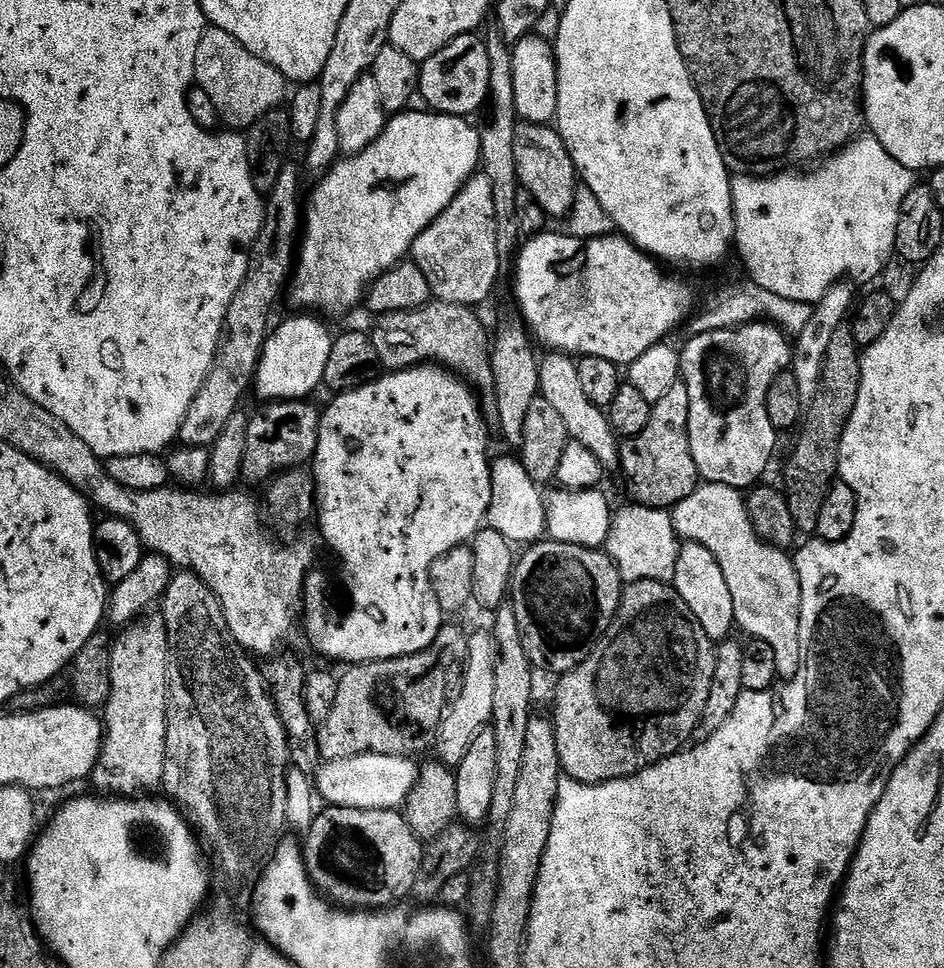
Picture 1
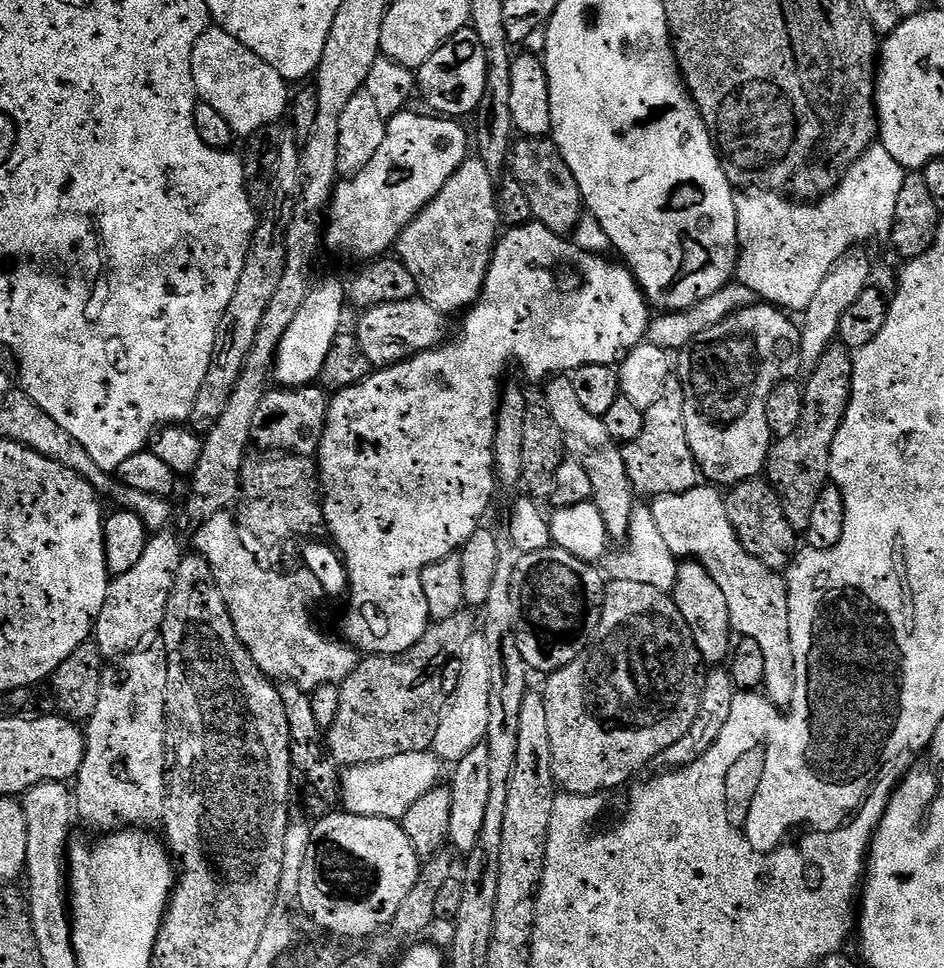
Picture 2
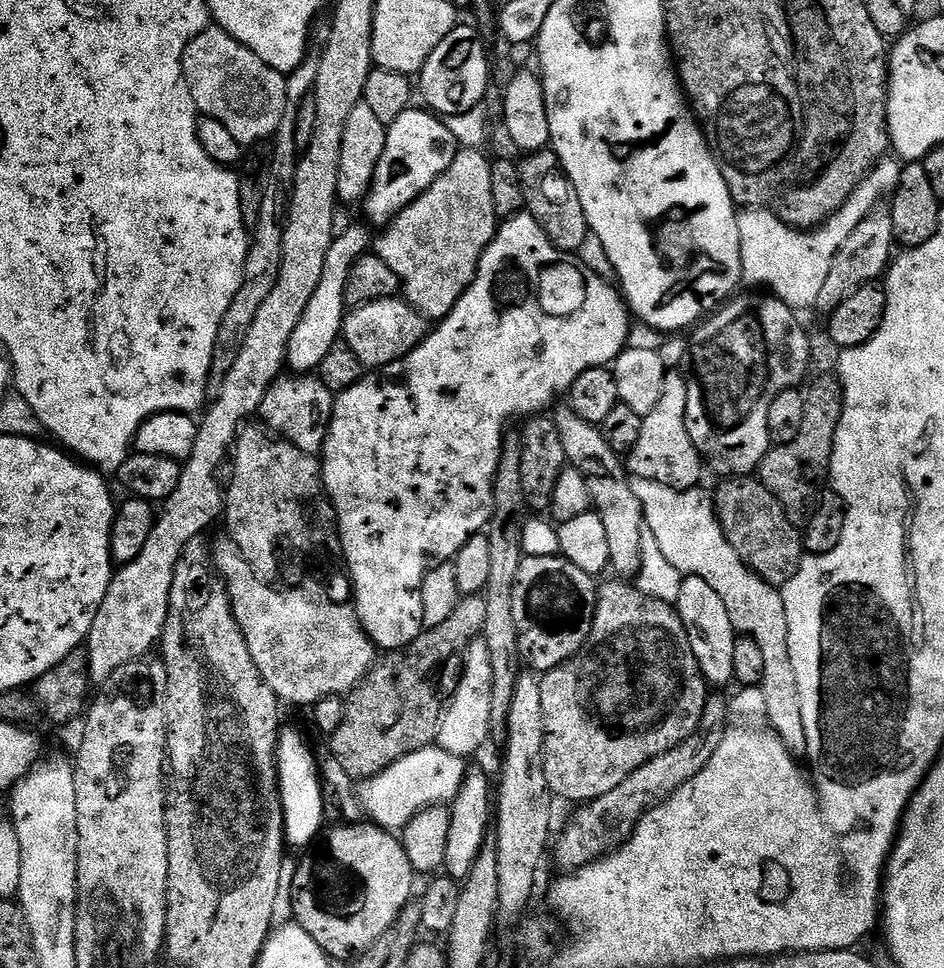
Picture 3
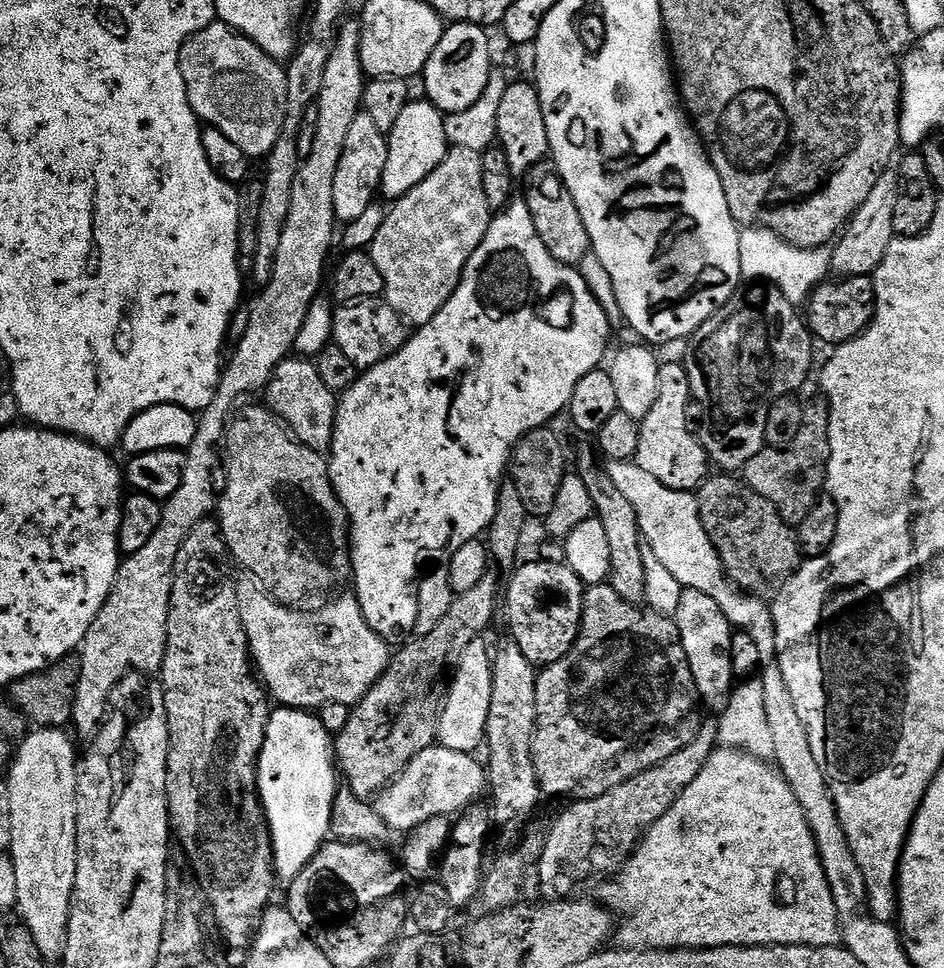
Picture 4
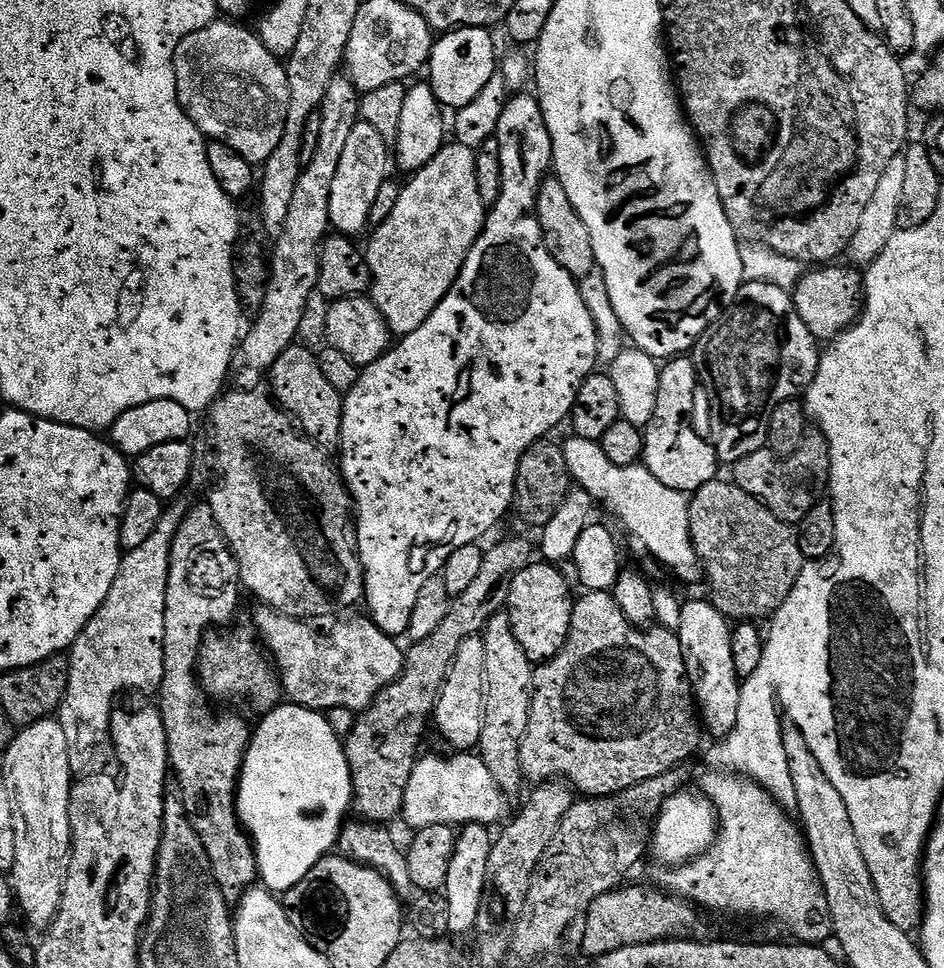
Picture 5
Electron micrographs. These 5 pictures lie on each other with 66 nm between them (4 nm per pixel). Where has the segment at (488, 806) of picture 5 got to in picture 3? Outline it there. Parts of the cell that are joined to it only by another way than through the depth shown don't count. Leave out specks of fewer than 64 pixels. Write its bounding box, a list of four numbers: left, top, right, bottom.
[358,745,466,830]

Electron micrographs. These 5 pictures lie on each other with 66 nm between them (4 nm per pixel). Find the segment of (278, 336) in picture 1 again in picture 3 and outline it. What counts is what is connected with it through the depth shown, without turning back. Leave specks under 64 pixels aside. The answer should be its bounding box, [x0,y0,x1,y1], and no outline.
[287,224,374,374]

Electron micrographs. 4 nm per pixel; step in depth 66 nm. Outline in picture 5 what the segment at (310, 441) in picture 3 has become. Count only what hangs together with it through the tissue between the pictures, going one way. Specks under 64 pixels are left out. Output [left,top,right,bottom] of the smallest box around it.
[270,342,344,454]

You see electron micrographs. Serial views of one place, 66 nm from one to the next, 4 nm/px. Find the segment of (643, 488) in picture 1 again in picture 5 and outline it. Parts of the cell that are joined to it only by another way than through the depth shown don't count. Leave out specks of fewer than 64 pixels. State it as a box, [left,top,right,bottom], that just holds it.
[642,354,718,494]

